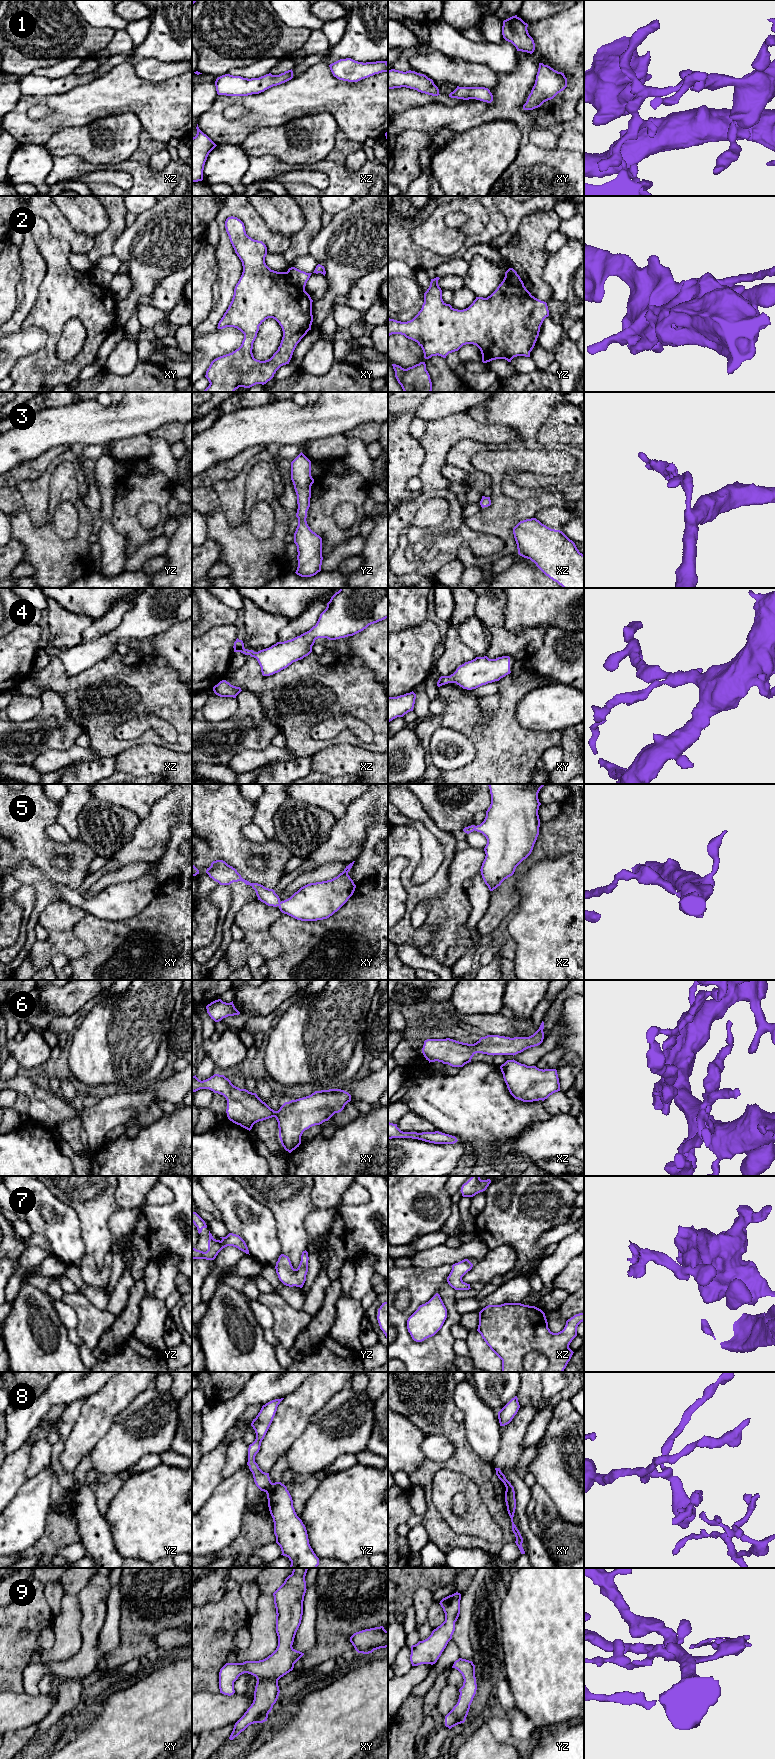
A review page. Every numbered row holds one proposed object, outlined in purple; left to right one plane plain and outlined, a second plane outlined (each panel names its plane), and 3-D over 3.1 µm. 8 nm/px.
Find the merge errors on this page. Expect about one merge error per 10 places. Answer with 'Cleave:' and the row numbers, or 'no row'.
Cleave: 2, 8

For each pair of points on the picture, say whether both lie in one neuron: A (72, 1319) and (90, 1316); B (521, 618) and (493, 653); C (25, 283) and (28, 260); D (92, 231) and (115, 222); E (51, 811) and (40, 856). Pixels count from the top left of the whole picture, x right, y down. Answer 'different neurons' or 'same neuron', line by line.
A: different neurons
B: different neurons
C: same neuron
D: different neurons
E: same neuron

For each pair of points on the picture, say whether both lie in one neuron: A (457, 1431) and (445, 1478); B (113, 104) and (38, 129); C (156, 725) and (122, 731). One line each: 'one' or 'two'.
A: two
B: one
C: one

